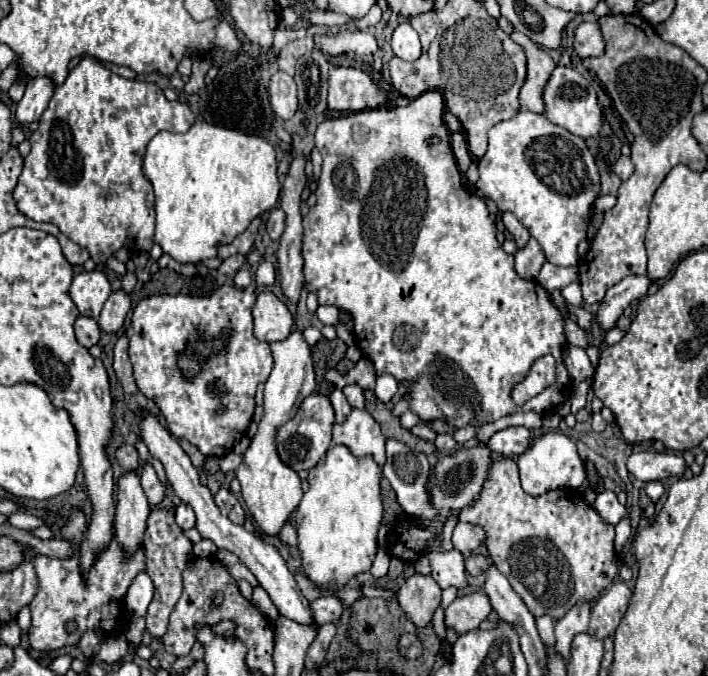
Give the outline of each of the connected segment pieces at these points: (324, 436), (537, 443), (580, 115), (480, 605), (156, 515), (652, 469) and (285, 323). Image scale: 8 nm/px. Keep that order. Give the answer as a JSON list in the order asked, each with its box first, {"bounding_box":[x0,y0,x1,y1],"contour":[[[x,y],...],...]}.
[{"bounding_box":[275,394,335,472],"contour":[[[323,394],[307,396],[301,402],[295,418],[285,422],[277,430],[275,446],[277,446],[277,454],[283,460],[283,464],[293,468],[295,472],[311,470],[325,456],[325,452],[331,446],[331,428],[333,428],[333,424],[335,424],[335,412],[333,412],[333,406],[331,406],[329,398],[323,396]]]},{"bounding_box":[517,432,585,496],"contour":[[[533,432],[529,448],[517,456],[521,486],[527,494],[539,496],[549,488],[579,488],[585,482],[585,466],[577,454],[575,442],[559,432]]]},{"bounding_box":[545,66,603,138],"contour":[[[557,66],[553,70],[553,76],[549,78],[549,84],[545,86],[545,116],[557,124],[563,126],[565,130],[569,130],[575,136],[581,138],[593,138],[601,132],[603,128],[603,112],[601,106],[597,102],[597,94],[595,88],[591,86],[589,80],[585,80],[575,68],[565,68],[565,66]]]},{"bounding_box":[445,590,491,634],"contour":[[[481,590],[457,596],[445,610],[445,626],[455,628],[457,634],[475,630],[491,614],[491,610],[491,600]]]},{"bounding_box":[143,506,193,638],"contour":[[[157,506],[151,510],[151,514],[147,518],[143,548],[147,554],[147,574],[151,576],[151,580],[155,584],[155,596],[153,596],[153,602],[149,604],[149,610],[147,610],[147,630],[155,638],[163,638],[163,634],[167,632],[167,618],[173,612],[173,608],[181,596],[181,590],[183,590],[181,574],[187,566],[187,560],[191,558],[193,544],[185,538],[183,530],[177,528],[175,512],[171,508]]]},{"bounding_box":[627,452,687,482],"contour":[[[639,452],[627,460],[627,470],[643,482],[681,478],[687,470],[687,462],[675,452]]]},{"bounding_box":[253,292,293,342],"contour":[[[261,292],[257,294],[257,302],[253,308],[255,336],[263,342],[279,342],[291,334],[293,316],[287,306],[273,294]]]}]

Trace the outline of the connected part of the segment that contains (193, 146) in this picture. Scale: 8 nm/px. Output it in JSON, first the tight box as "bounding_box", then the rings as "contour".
{"bounding_box":[143,120,279,262],"contour":[[[197,120],[187,132],[175,134],[161,130],[147,146],[143,174],[155,190],[155,238],[153,242],[177,262],[199,262],[217,256],[221,244],[231,244],[247,230],[251,220],[269,212],[279,198],[277,152],[261,136],[251,136],[219,124]]]}

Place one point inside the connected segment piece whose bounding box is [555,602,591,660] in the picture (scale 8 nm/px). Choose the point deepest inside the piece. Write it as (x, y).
(576, 620)

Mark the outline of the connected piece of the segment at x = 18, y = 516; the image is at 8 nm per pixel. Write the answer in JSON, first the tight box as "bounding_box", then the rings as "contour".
{"bounding_box":[9,512,43,530],"contour":[[[13,512],[9,516],[9,524],[15,528],[21,528],[21,530],[33,530],[33,528],[39,528],[43,524],[43,520],[33,514],[27,514],[27,512]]]}

